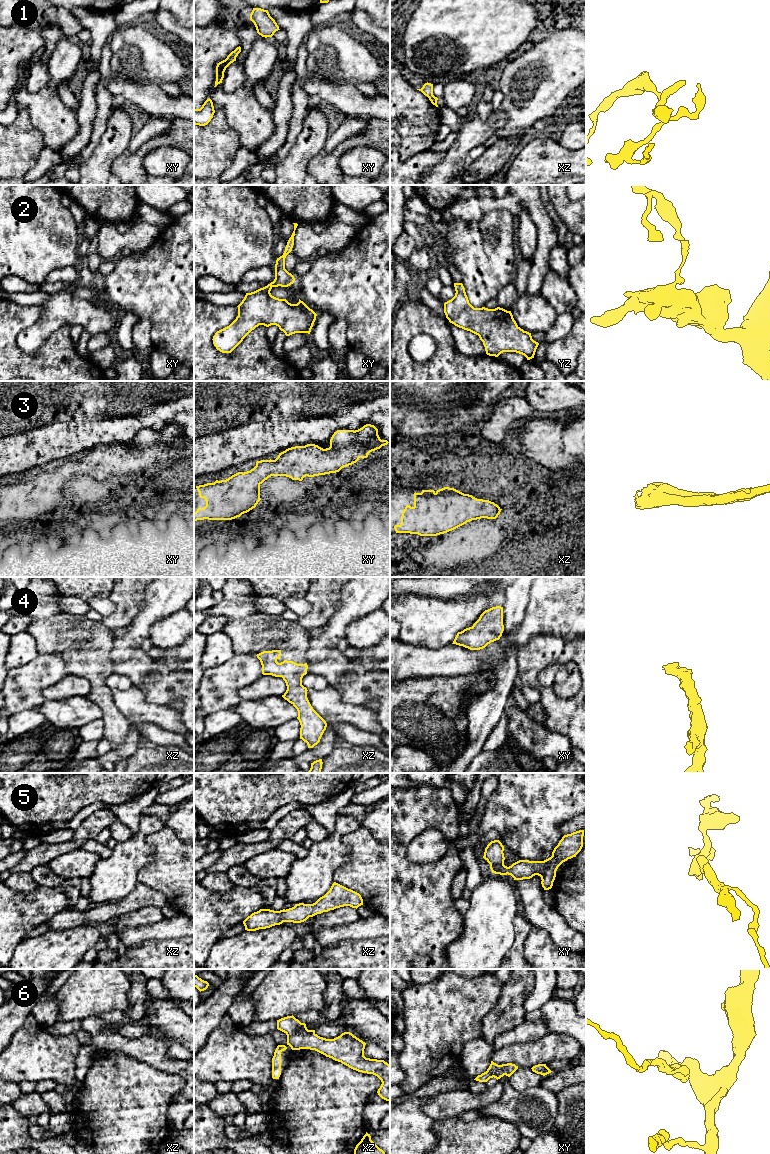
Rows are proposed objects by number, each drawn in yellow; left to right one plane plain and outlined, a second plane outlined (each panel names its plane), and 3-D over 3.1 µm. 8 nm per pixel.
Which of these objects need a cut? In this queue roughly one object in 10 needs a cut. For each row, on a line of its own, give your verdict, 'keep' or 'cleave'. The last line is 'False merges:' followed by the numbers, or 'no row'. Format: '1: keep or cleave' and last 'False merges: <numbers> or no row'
1: keep
2: keep
3: keep
4: keep
5: keep
6: keep
False merges: no row

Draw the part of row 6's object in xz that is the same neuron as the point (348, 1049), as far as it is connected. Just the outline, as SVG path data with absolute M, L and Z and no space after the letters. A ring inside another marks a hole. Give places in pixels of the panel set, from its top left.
M293 1015L277 1020L277 1029L287 1035L287 1045L289 1045L292 1050L315 1050L326 1057L341 1062L353 1070L377 1076L382 1082L377 1093L382 1099L390 1102L390 1065L384 1060L366 1058L364 1056L366 1043L352 1033L344 1032L334 1039L326 1039L318 1036L315 1030L308 1030L306 1024L301 1023Z

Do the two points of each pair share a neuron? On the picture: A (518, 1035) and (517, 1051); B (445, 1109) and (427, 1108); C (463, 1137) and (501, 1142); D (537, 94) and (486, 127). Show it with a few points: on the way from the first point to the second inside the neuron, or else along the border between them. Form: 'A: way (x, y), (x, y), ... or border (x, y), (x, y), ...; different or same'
A: border (540, 1037), (535, 1040), (505, 1045), (495, 1051); different
B: way (441, 1108), (431, 1108); same
C: way (472, 1142), (492, 1142); same
D: border (500, 107), (505, 115), (505, 122), (494, 134); different

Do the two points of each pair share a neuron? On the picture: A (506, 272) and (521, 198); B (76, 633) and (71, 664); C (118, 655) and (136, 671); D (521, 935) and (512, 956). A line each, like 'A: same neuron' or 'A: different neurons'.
A: different neurons
B: same neuron
C: different neurons
D: same neuron

